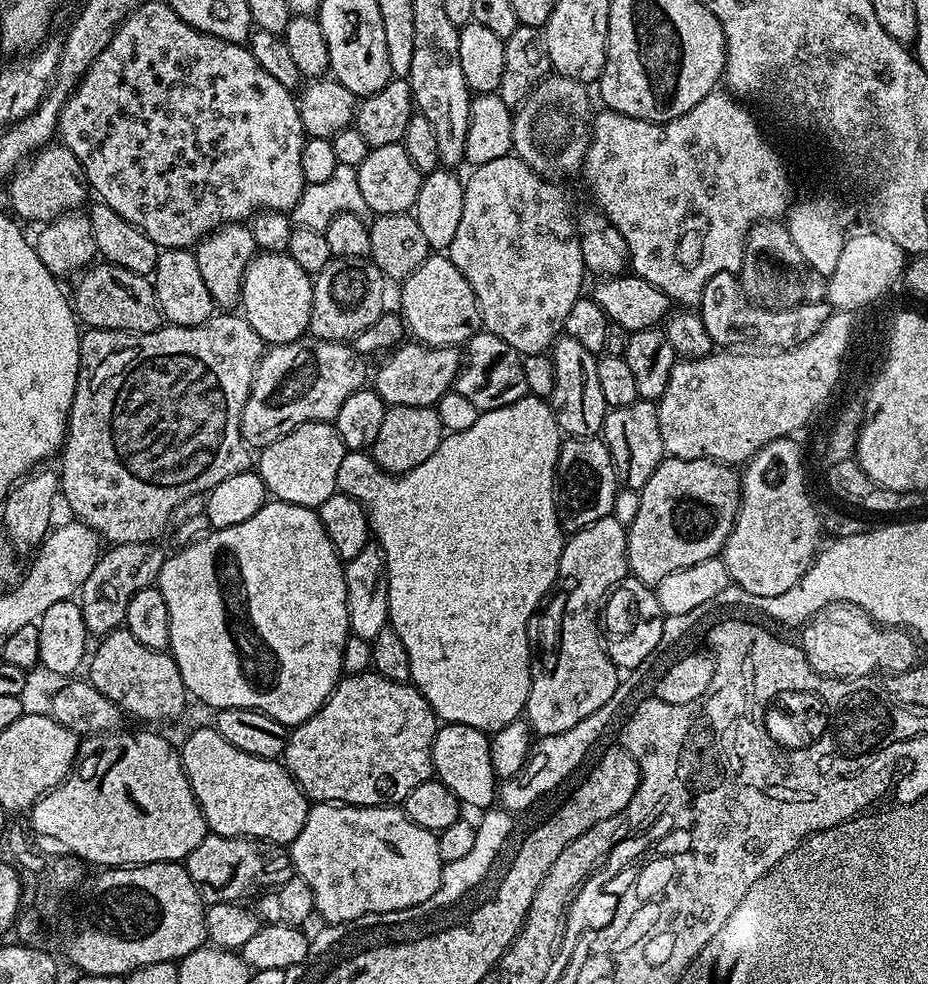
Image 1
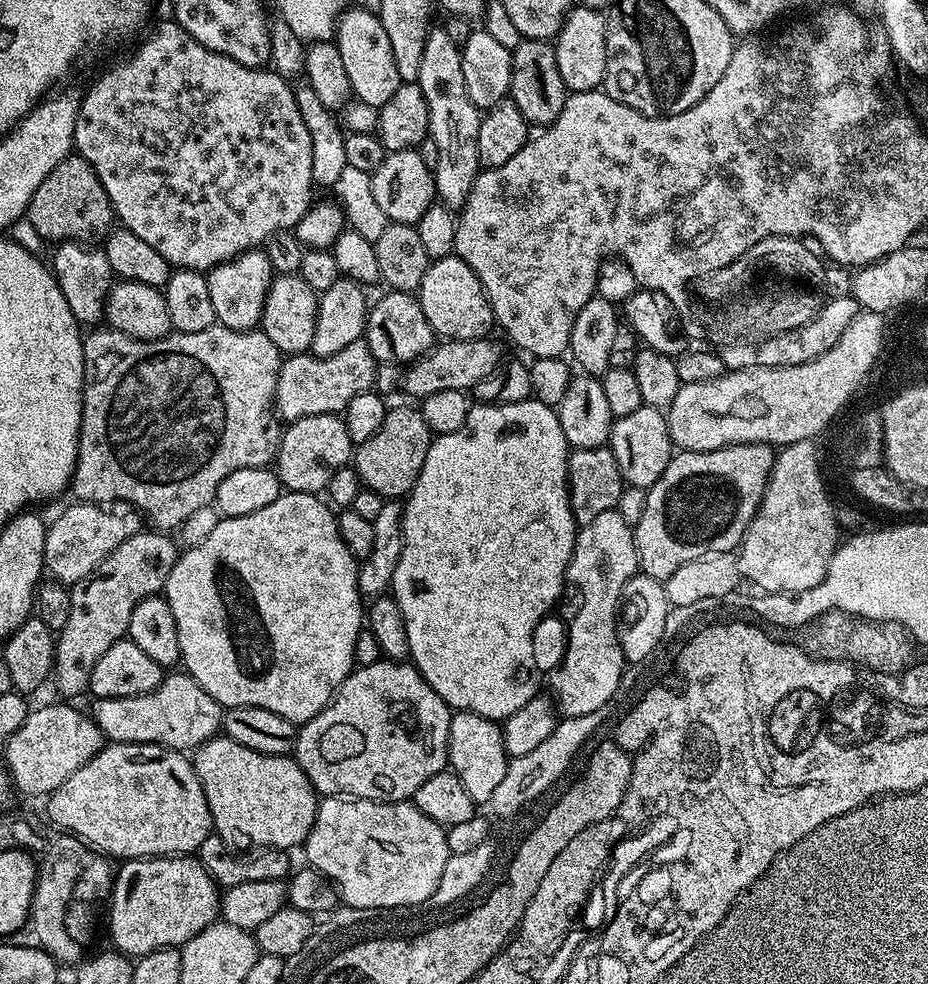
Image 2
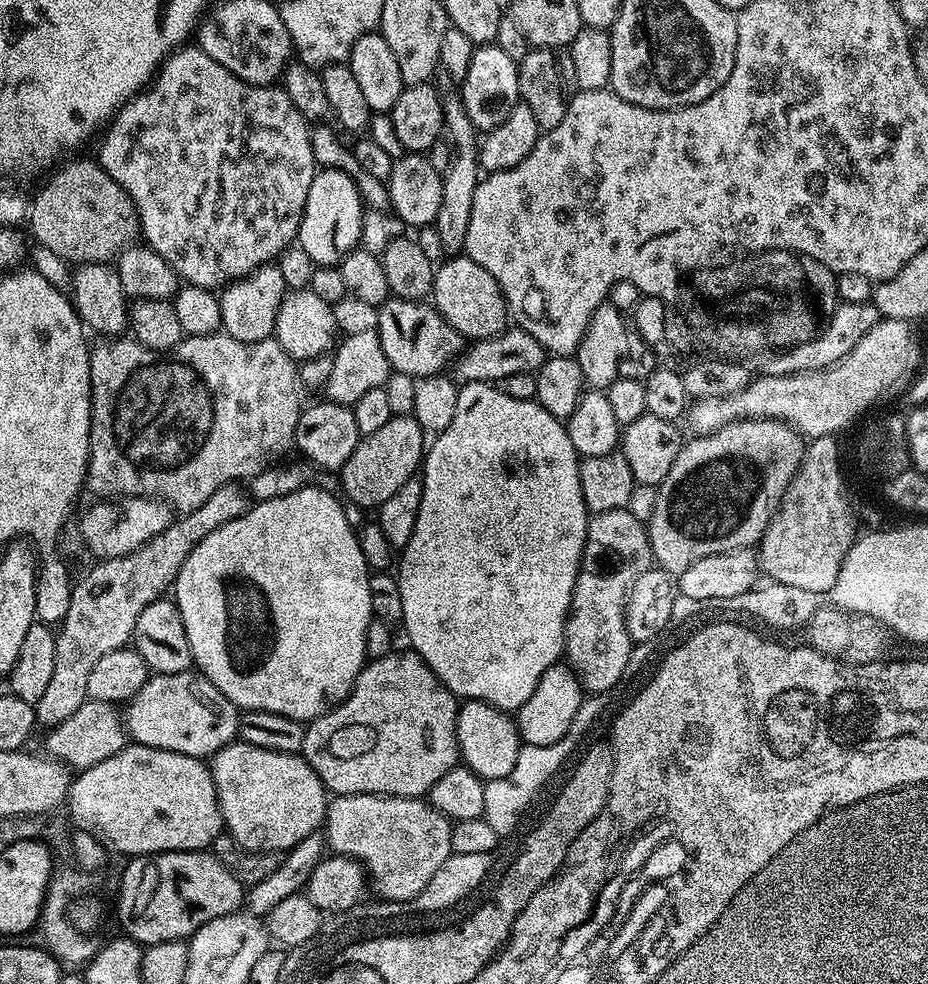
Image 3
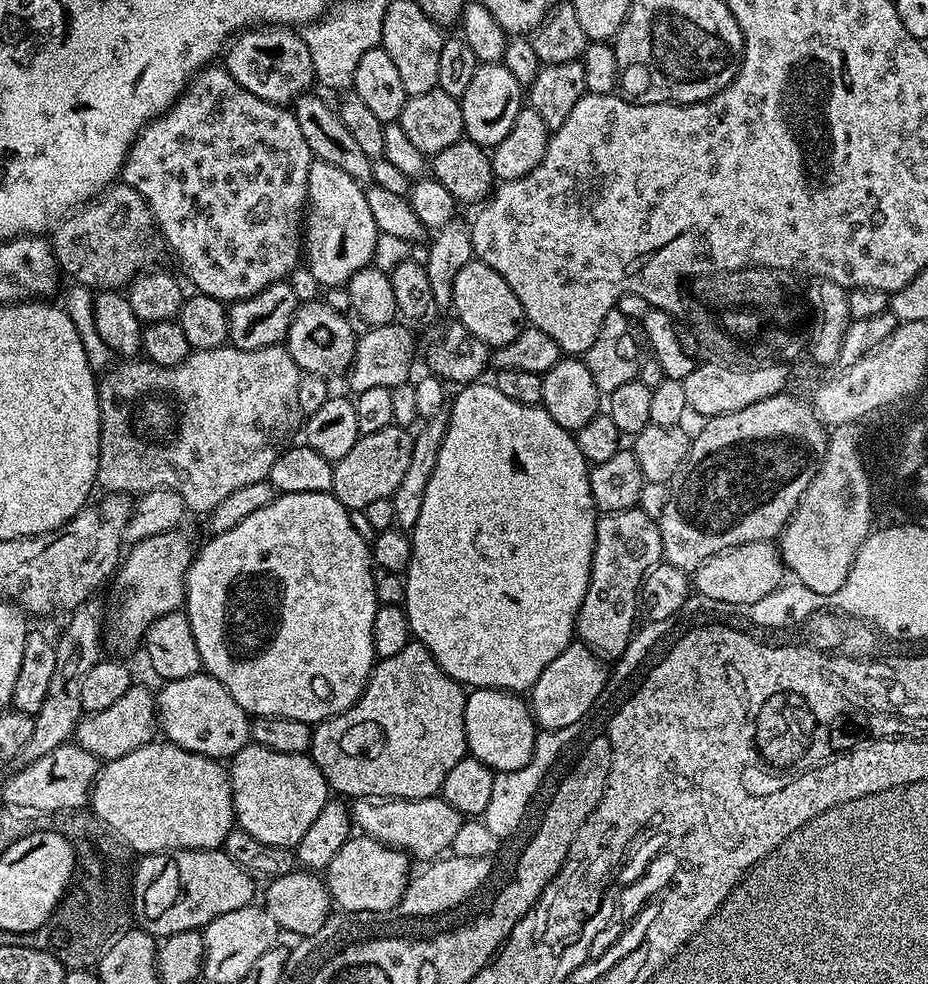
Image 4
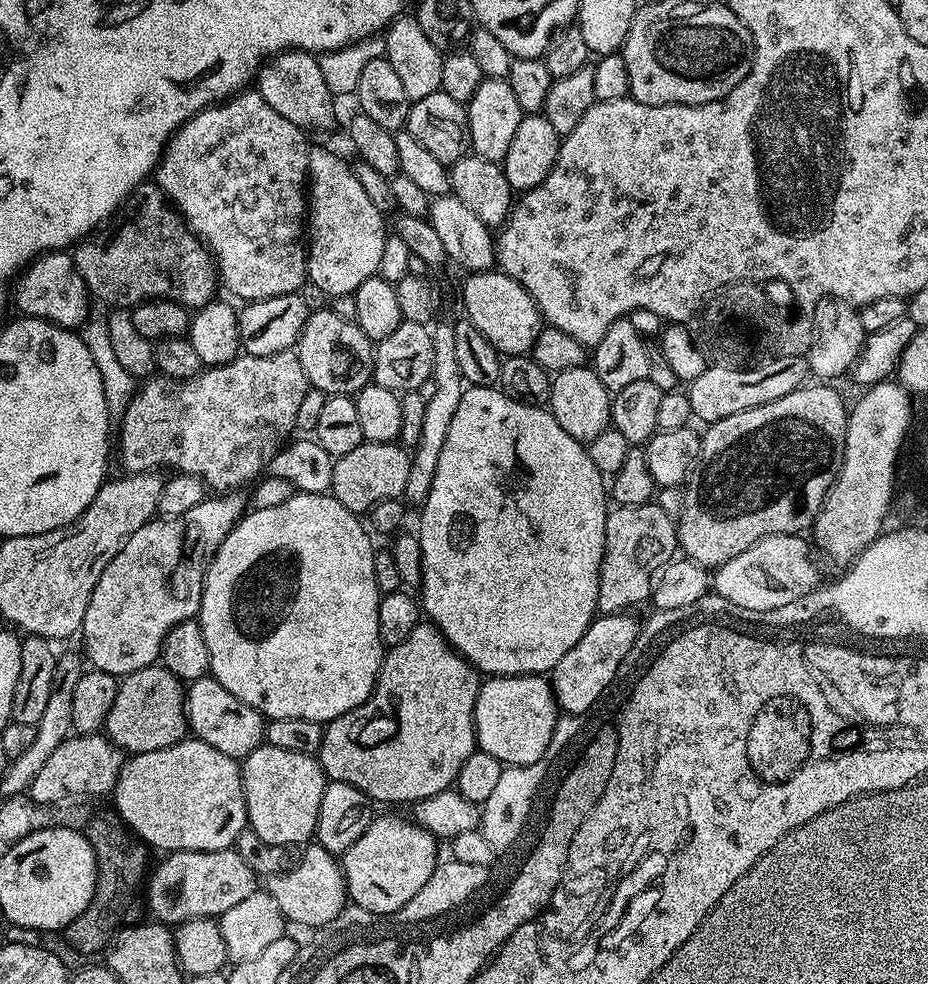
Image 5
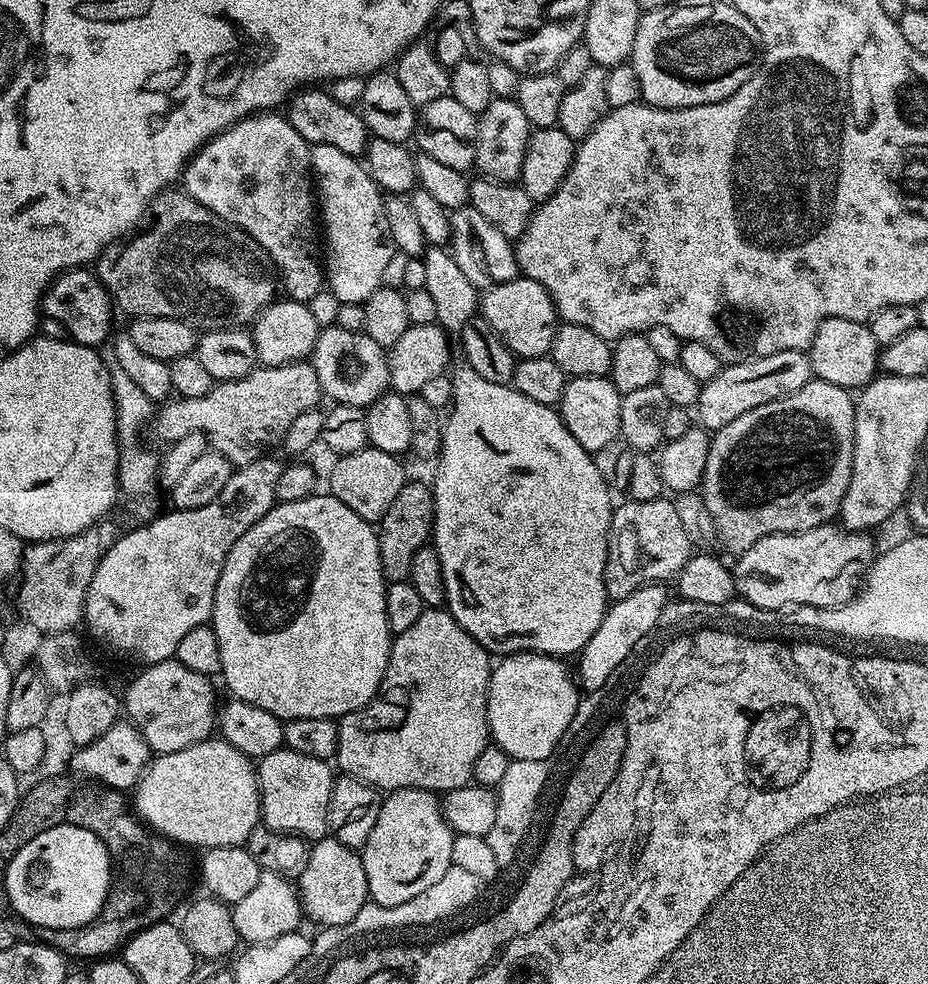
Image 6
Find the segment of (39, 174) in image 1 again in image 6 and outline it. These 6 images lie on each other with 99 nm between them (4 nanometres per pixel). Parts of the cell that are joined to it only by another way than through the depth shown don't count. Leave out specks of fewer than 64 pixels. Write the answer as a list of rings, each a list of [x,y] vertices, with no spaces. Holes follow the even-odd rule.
[[[165,190],[156,195],[152,199],[150,205],[150,220],[152,216],[152,225],[145,230],[141,236],[133,235],[127,241],[128,245],[121,250],[116,256],[116,248],[109,246],[96,257],[94,261],[94,275],[109,296],[112,298],[113,305],[117,309],[120,308],[128,315],[128,318],[138,316],[153,316],[154,318],[174,318],[178,322],[186,322],[191,328],[197,330],[211,330],[214,328],[244,328],[251,325],[252,321],[259,316],[261,310],[267,308],[269,304],[277,299],[278,293],[278,276],[274,271],[274,265],[271,258],[262,250],[262,246],[256,240],[251,240],[241,228],[234,227],[233,224],[227,224],[222,218],[218,218],[218,214],[214,214],[210,210],[206,210],[206,206],[202,206],[194,198],[190,198],[187,192],[183,190]]]

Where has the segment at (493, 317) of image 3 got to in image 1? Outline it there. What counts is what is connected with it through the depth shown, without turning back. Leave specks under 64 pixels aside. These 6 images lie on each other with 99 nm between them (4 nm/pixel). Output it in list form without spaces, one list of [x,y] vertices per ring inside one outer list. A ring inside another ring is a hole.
[[[432,254],[403,281],[400,292],[399,315],[407,331],[412,332],[417,341],[430,348],[451,348],[467,345],[468,339],[481,331],[480,311],[470,290],[470,282],[462,278],[458,266],[447,255]]]

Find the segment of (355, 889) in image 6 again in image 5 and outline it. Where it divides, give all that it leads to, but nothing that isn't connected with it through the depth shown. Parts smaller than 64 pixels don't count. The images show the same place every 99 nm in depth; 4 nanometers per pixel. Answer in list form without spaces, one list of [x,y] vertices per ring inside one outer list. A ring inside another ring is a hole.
[[[309,842],[303,845],[303,854],[296,863],[287,872],[279,874],[275,877],[274,895],[278,902],[278,910],[282,911],[284,918],[289,923],[296,923],[300,926],[308,927],[308,930],[315,930],[322,926],[326,926],[328,922],[334,921],[342,914],[344,908],[349,903],[348,887],[344,881],[344,869],[341,861],[337,857],[331,856],[321,844]]]

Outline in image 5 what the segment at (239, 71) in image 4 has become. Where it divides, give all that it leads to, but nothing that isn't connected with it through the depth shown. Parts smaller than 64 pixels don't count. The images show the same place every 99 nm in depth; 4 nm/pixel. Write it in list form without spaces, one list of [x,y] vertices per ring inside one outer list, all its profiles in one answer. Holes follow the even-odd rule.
[[[289,50],[265,60],[258,73],[258,91],[286,122],[294,122],[302,130],[328,128],[332,124],[334,95],[327,88],[319,59],[313,53]]]

